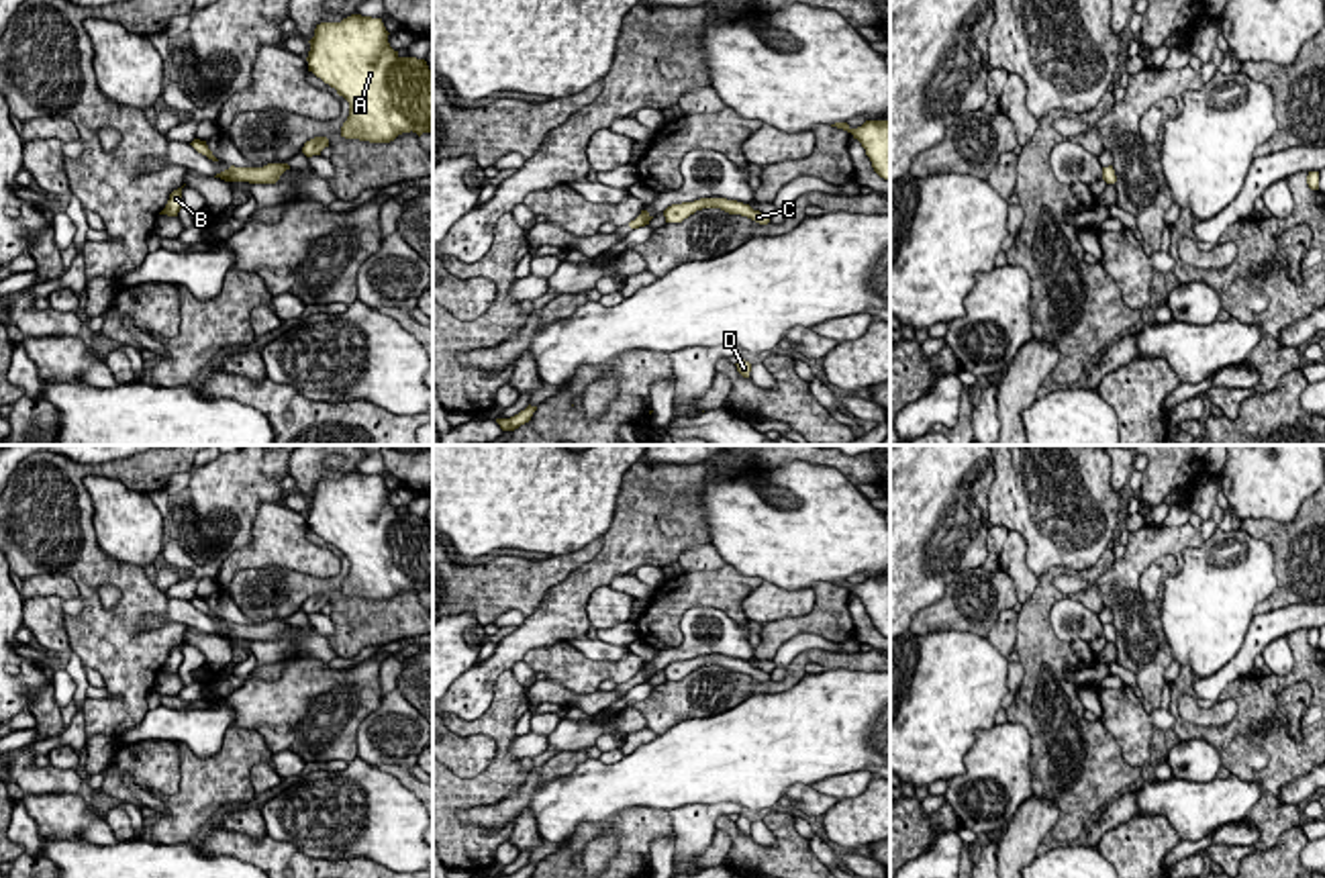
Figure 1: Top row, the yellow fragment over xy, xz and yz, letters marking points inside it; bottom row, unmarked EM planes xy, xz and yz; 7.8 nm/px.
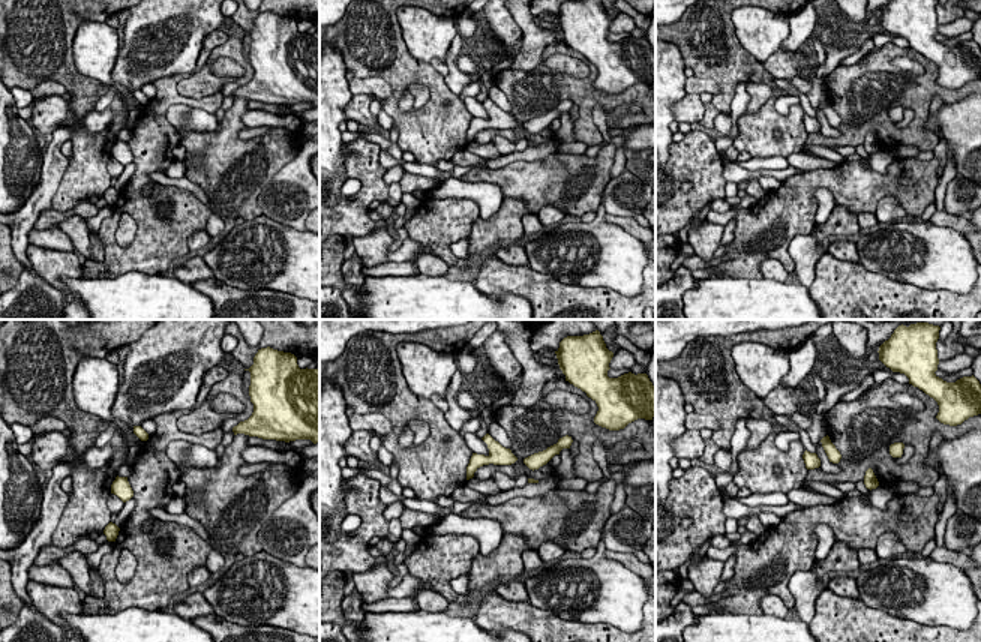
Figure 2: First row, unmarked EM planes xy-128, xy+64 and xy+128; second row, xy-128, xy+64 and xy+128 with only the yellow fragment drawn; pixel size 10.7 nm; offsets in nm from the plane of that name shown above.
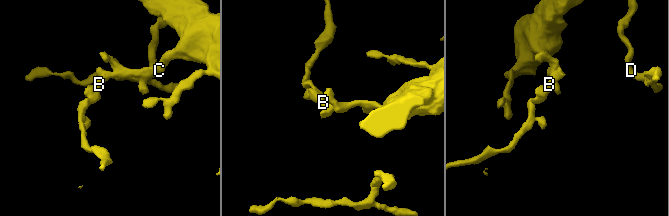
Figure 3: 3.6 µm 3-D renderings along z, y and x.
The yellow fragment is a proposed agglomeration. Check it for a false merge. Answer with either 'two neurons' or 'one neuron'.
one neuron

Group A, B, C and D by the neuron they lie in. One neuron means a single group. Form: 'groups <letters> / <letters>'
groups A B C D

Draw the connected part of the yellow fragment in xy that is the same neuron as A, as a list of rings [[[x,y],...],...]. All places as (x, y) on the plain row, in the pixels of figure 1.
[[[351,472],[341,480],[321,480],[308,498],[308,529],[349,559],[341,594],[390,600],[402,590],[433,590],[433,529],[425,517],[400,515],[388,500],[382,476]]]

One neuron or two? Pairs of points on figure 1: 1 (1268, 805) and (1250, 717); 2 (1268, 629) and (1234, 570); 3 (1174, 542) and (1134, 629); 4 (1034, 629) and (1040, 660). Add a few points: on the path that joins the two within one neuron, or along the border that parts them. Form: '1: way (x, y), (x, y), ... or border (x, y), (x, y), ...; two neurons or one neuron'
1: way (1262, 781), (1250, 776), (1240, 766), (1240, 742); one neuron
2: border (1254, 613), (1248, 636), (1234, 656); two neurons
3: way (1148, 550), (1130, 568), (1130, 603); one neuron
4: way (1036, 638), (1040, 652); one neuron

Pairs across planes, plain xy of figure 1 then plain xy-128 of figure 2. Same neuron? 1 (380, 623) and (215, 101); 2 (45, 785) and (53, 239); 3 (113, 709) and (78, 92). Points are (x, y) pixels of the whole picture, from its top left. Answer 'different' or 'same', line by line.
1: different
2: same
3: same

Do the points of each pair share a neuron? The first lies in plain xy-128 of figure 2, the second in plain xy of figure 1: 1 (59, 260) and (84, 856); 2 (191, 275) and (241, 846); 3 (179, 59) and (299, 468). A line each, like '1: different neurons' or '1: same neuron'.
1: different neurons
2: different neurons
3: different neurons

